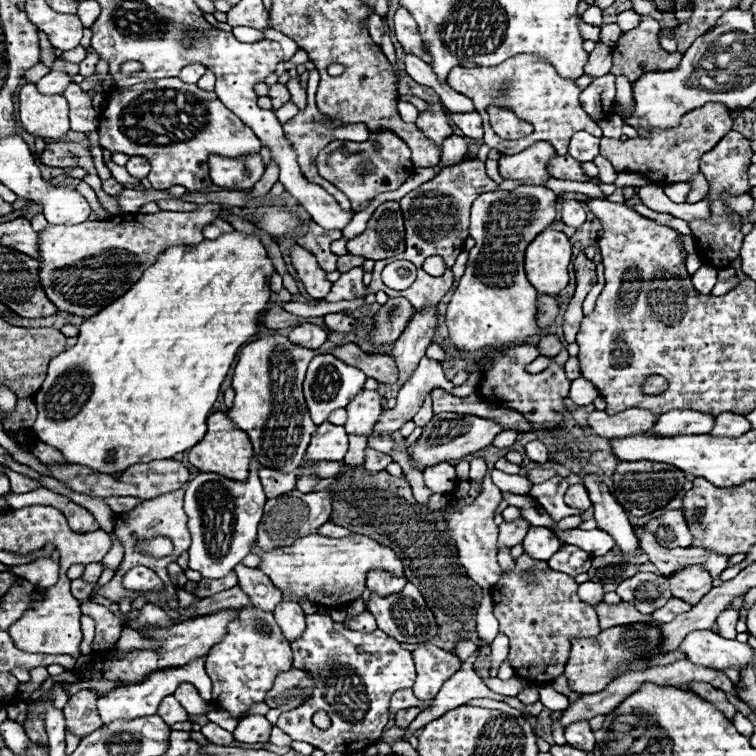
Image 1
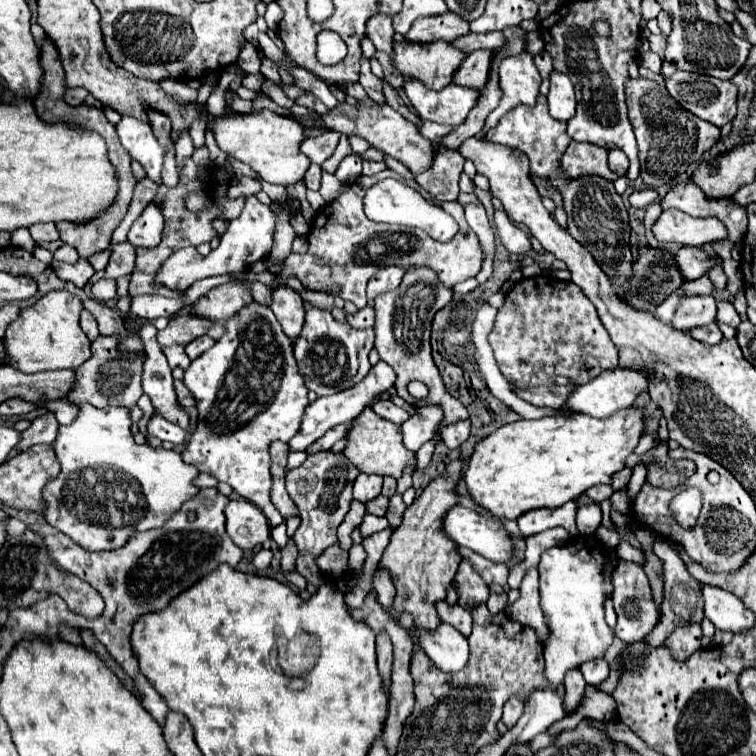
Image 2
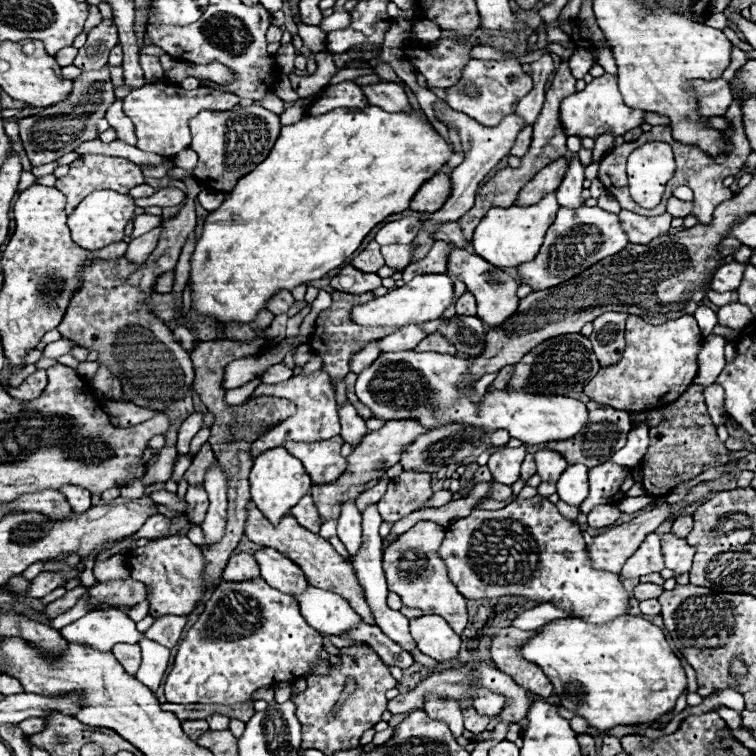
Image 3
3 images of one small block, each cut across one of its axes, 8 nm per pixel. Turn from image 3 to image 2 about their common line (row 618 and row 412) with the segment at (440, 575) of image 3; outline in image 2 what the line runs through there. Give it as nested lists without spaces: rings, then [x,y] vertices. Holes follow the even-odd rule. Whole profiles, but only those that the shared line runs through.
[[[416,266],[404,274],[404,280],[400,282],[398,288],[374,298],[376,350],[378,350],[380,358],[384,362],[388,362],[398,374],[398,380],[396,380],[398,396],[404,398],[410,406],[440,404],[444,408],[444,424],[446,426],[468,418],[468,410],[462,406],[462,402],[458,402],[456,398],[452,398],[448,394],[448,390],[442,384],[442,378],[438,374],[438,368],[430,356],[432,318],[438,310],[442,310],[448,302],[452,302],[452,296],[454,296],[452,290],[448,286],[442,286],[442,282],[438,282],[438,274],[434,274],[426,266]],[[412,380],[420,380],[428,386],[428,396],[424,400],[416,400],[408,394],[406,384]]]

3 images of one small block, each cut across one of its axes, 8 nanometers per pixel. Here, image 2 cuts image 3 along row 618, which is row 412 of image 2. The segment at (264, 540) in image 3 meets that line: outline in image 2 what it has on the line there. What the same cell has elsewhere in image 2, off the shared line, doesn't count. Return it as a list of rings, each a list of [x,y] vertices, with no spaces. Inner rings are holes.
[[[370,406],[358,418],[354,418],[354,426],[348,432],[348,446],[344,454],[362,472],[378,474],[378,476],[392,476],[396,480],[402,476],[402,470],[406,466],[416,468],[416,454],[404,446],[400,426],[376,416]]]

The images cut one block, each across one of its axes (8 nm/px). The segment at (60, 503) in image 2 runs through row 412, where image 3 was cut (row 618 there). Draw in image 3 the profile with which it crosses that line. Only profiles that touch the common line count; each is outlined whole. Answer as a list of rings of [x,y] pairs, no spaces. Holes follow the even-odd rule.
[[[120,608],[92,610],[76,622],[64,626],[60,634],[68,642],[92,644],[92,648],[98,648],[100,652],[108,652],[120,642],[136,644],[142,638],[142,632],[136,630],[136,624]]]

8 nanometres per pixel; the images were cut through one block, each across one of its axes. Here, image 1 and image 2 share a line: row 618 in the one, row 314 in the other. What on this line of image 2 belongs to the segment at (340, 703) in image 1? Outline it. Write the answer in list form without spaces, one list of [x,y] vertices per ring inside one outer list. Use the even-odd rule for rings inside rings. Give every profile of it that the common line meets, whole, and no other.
[[[312,306],[306,312],[306,322],[302,328],[302,338],[310,342],[310,352],[304,362],[298,362],[306,386],[318,396],[330,396],[354,386],[354,376],[358,372],[358,350],[360,346],[364,346],[366,334],[368,330],[358,330],[352,328],[348,322],[336,320],[330,310]]]

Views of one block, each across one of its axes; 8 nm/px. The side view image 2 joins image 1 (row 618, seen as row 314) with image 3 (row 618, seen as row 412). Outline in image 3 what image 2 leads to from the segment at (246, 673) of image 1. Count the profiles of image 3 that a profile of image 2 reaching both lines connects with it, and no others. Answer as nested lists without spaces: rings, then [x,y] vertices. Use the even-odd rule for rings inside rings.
[[[262,578],[248,582],[220,582],[206,610],[180,642],[174,666],[166,678],[164,692],[170,702],[196,702],[196,704],[238,704],[252,700],[258,688],[290,682],[310,670],[310,662],[322,652],[322,636],[306,624],[300,616],[298,602],[290,594],[270,588]]]

